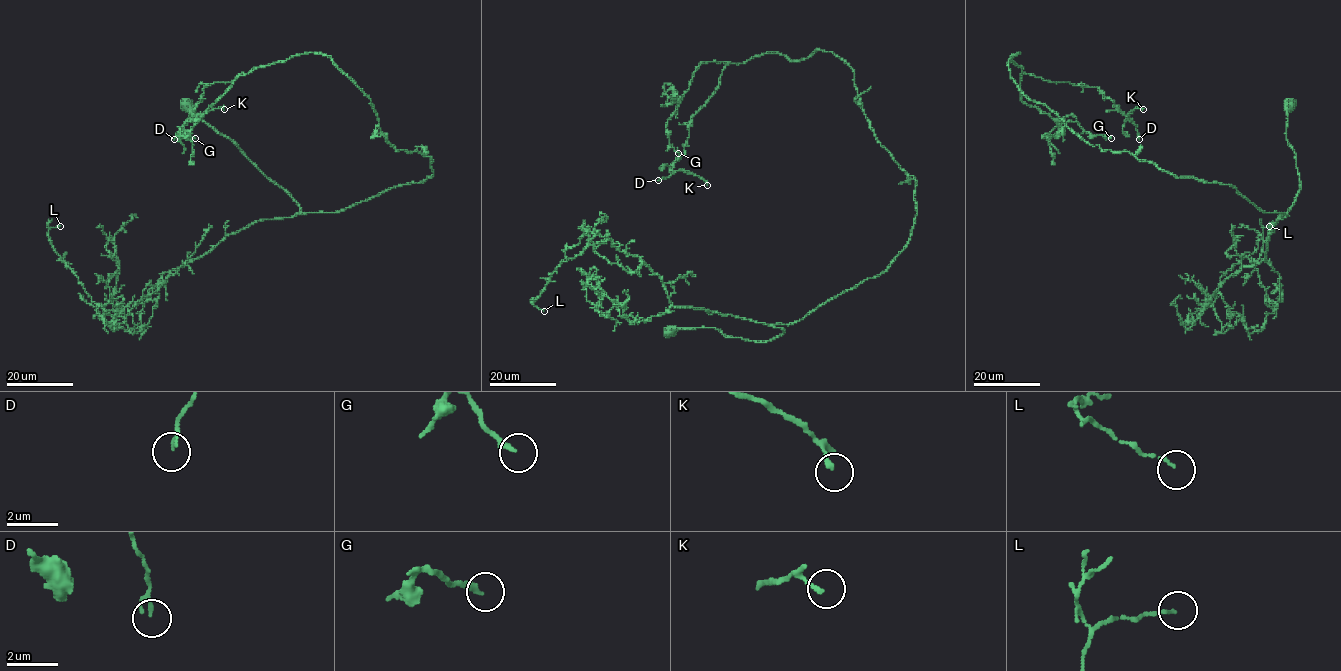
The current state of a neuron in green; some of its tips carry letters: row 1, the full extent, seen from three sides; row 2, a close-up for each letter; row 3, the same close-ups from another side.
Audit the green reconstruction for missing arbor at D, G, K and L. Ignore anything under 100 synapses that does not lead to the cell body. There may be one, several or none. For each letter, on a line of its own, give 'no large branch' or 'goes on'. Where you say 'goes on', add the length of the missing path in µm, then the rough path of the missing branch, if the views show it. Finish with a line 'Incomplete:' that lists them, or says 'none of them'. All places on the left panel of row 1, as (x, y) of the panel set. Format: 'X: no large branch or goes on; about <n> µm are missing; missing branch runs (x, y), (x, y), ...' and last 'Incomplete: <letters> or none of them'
D: no large branch
G: no large branch
K: no large branch
L: no large branch
Incomplete: none of them

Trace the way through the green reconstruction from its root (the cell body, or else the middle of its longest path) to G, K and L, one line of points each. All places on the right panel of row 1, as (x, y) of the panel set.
G: (1198, 180), (1089, 144), (1023, 93), (1008, 60), (1020, 53), (1011, 61), (1022, 69), (1024, 102), (1111, 138)
K: (1198, 180), (1089, 144), (1023, 93), (1008, 60), (1020, 53), (1022, 73), (1096, 87), (1128, 119), (1143, 109)
L: (1198, 180), (1230, 185), (1283, 216), (1265, 259), (1229, 276), (1199, 318), (1269, 226)

